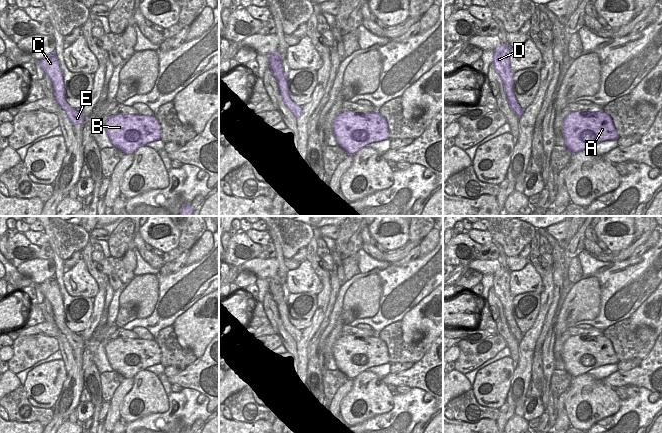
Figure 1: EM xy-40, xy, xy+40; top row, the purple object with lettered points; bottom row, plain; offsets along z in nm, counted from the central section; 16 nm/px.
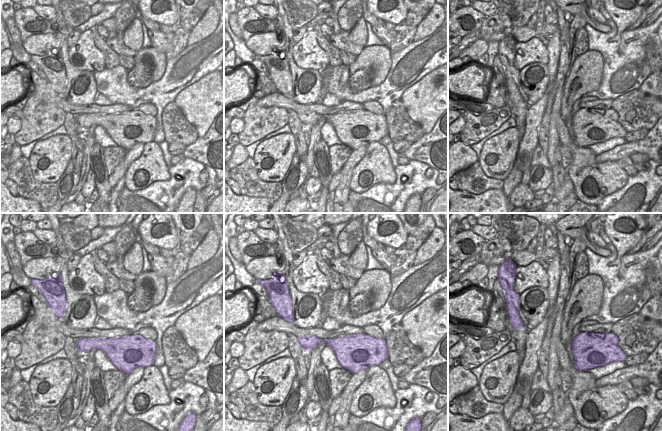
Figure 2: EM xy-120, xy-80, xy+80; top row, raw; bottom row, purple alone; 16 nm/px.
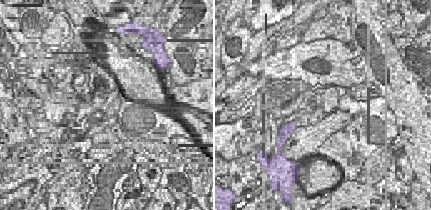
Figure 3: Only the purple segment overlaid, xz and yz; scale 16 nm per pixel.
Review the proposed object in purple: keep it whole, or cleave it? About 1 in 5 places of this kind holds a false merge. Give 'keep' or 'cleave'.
cleave

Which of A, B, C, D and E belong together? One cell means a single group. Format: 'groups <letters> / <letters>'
groups A B C E / D

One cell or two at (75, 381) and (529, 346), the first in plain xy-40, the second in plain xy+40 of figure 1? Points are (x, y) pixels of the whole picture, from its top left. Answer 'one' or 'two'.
one

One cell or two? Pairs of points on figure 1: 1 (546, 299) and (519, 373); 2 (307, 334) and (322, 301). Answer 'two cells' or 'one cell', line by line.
1: one cell
2: one cell

